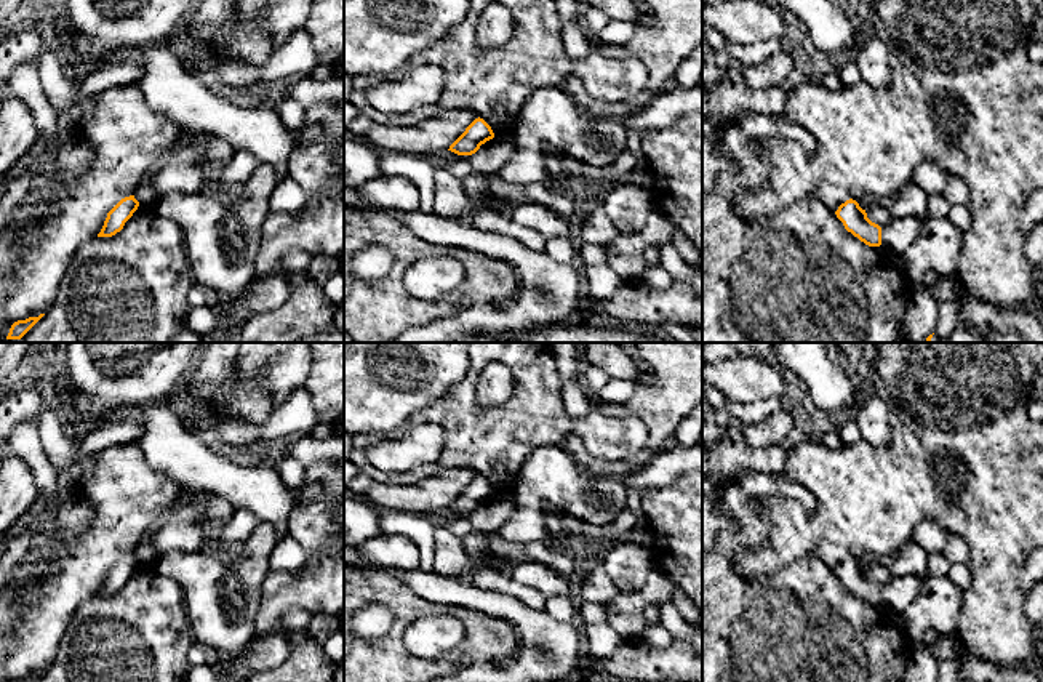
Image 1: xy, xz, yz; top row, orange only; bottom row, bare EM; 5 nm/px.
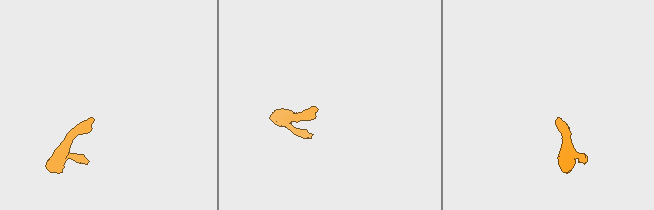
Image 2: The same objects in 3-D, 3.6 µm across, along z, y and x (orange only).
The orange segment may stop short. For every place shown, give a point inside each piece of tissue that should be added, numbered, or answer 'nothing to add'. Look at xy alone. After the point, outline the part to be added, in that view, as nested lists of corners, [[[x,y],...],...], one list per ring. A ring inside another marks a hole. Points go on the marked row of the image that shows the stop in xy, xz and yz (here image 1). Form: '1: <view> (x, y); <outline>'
1: xy (146, 191); [[[155,168],[157,170],[157,168]],[[155,170],[147,173],[142,179],[139,187],[136,189],[136,192],[133,194],[134,199],[139,203],[149,203],[152,202],[154,195],[155,195],[155,186],[154,186],[154,176],[155,176]]]

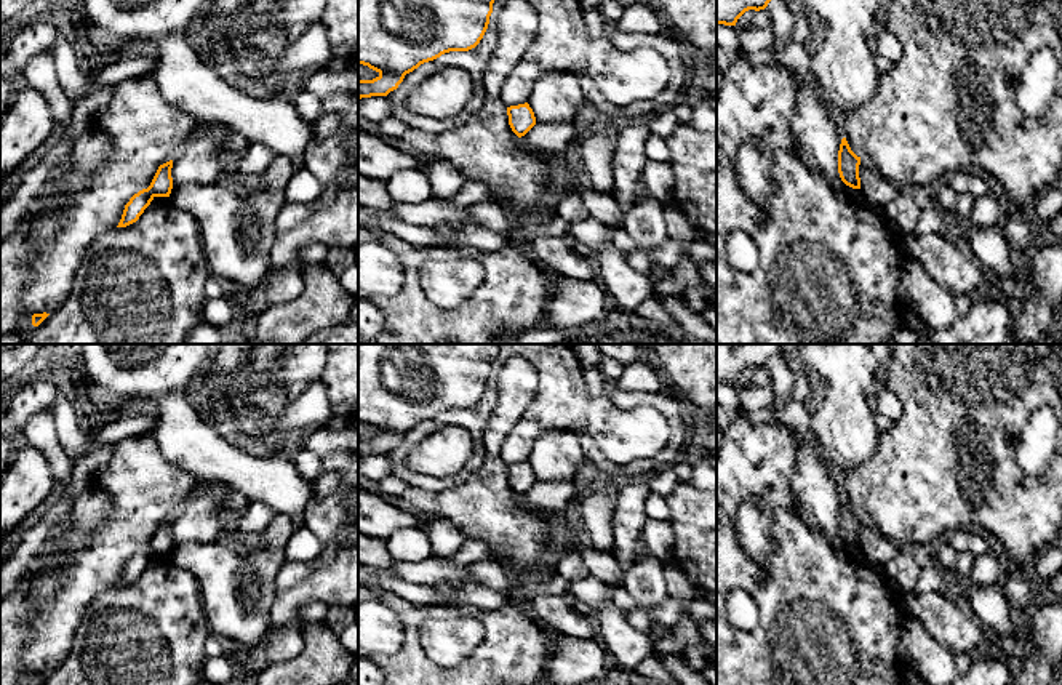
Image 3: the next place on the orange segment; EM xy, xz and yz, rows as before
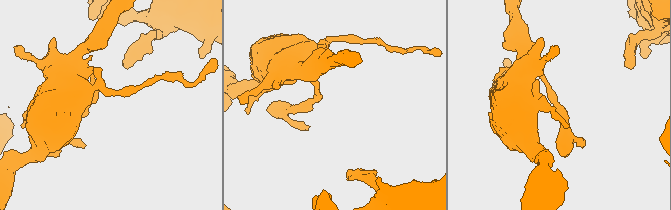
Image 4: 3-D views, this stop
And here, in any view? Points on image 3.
nothing to add

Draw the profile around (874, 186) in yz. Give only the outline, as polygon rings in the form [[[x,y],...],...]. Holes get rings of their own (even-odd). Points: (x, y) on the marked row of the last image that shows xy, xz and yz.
[[[860,158],[859,165],[860,190],[864,197],[880,205],[886,206],[899,192],[899,187],[888,182],[868,162]]]

